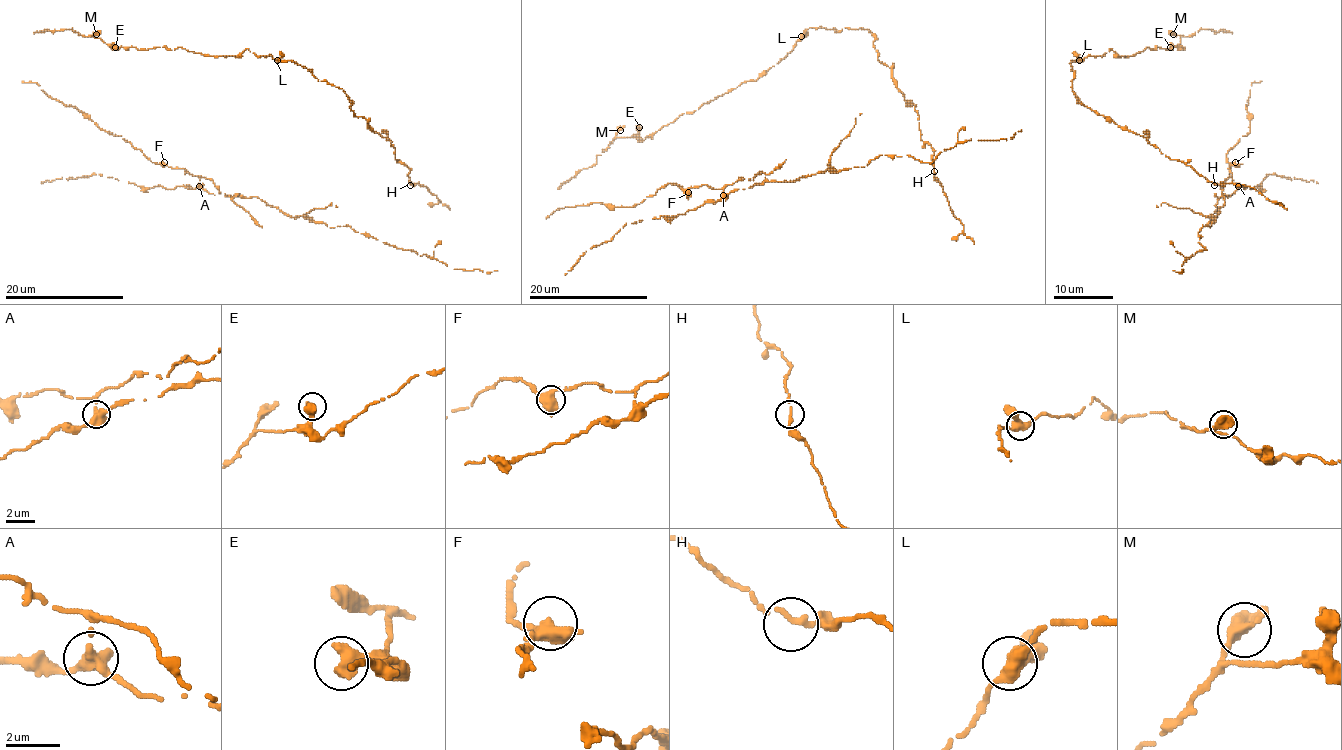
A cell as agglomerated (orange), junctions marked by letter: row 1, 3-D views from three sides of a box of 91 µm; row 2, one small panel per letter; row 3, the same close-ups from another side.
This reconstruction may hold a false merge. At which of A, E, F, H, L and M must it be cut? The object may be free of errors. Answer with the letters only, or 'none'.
A

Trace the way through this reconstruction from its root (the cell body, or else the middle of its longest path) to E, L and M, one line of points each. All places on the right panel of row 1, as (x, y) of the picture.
E: (1164, 48), (1183, 47), (1170, 47)
L: (1164, 48), (1146, 47), (1131, 56), (1118, 56), (1111, 48), (1103, 56), (1087, 56), (1079, 60)
M: (1164, 48), (1183, 47), (1180, 36), (1173, 34)

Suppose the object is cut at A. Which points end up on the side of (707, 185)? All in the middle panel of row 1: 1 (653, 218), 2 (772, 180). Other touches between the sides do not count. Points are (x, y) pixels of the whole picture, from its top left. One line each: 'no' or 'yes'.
1: no
2: no

